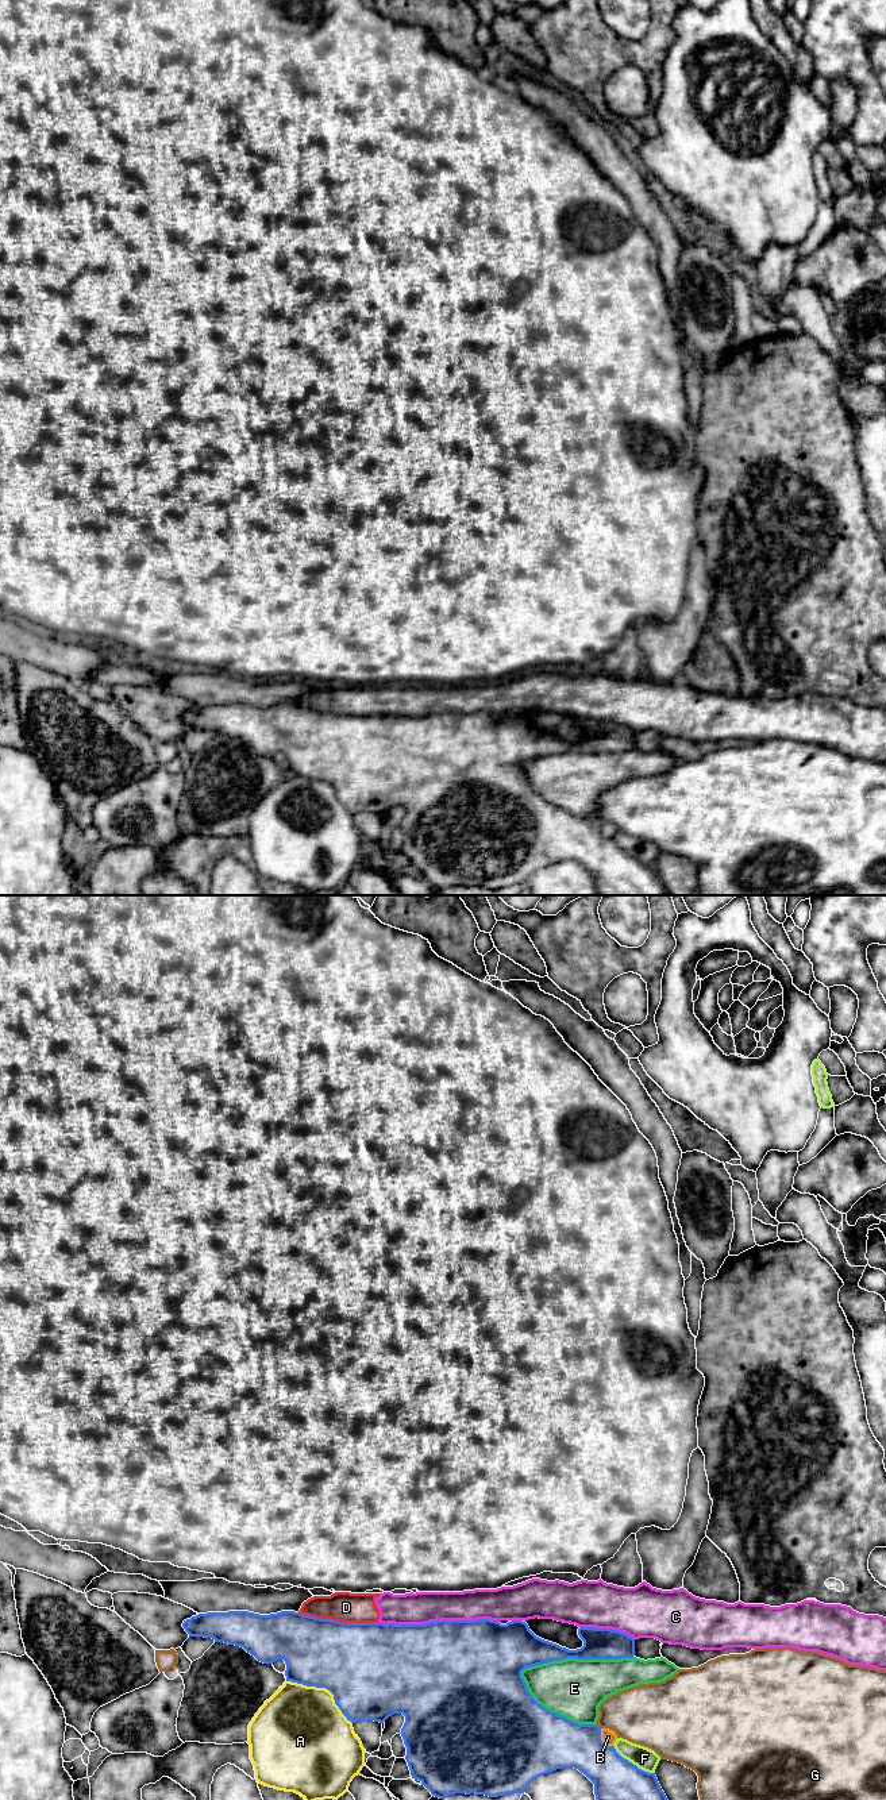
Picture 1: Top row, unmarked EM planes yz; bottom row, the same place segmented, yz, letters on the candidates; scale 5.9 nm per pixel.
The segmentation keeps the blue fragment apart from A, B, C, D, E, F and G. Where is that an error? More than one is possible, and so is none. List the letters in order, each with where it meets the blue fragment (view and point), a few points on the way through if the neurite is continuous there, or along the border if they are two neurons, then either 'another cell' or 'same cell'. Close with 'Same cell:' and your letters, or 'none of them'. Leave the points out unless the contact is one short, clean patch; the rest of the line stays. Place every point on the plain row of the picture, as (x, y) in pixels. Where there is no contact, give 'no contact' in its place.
A: yz (324, 779) | another cell
B: yz (601, 833) | another cell
C: yz (438, 713) | another cell
D: yz (338, 715) | another cell
E: yz (576, 750) | another cell
F: yz (631, 855) | another cell
G: yz (598, 818) | another cell
Same cell: none of them

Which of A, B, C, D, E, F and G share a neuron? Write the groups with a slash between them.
A / B / C D / E / F / G

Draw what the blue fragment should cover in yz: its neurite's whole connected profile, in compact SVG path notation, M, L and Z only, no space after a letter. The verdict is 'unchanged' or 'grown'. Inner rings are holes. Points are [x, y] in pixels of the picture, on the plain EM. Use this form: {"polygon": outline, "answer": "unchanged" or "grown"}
{"polygon": "M228 704L228 705L207 705L192 709L184 713L182 720L189 729L212 731L215 735L224 735L243 740L263 756L273 756L277 752L284 752L286 756L286 774L303 776L307 779L325 780L334 787L335 797L351 816L359 813L374 813L384 816L393 806L402 806L405 816L401 821L401 829L407 840L405 852L408 855L411 868L419 872L432 889L446 891L455 886L475 886L489 890L505 889L508 886L524 886L527 879L538 870L551 866L562 860L574 860L583 866L594 876L594 887L597 895L669 895L662 883L655 866L648 866L639 862L636 857L623 851L615 839L604 837L601 833L601 820L597 817L578 817L570 812L551 805L539 797L529 786L521 764L525 760L562 753L567 751L577 752L621 752L633 751L635 732L625 725L612 721L579 720L578 728L583 733L583 739L577 743L569 743L556 736L544 733L536 729L523 713L512 713L501 717L497 713L477 712L477 713L436 713L425 717L394 717L394 716L343 716L332 712L320 712L309 708L303 708L294 704L281 704L270 708L259 708L249 704Z", "answer": "unchanged"}

